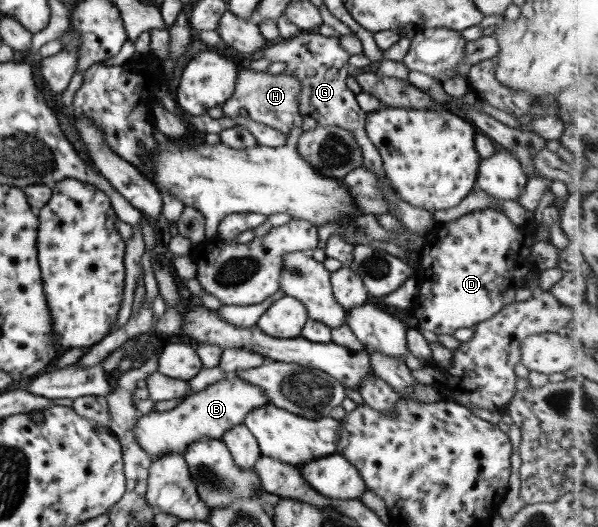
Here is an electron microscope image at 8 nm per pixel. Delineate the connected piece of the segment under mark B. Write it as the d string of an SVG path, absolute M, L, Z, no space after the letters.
M230 375L223 380L217 380L215 384L209 384L205 390L185 398L169 411L149 411L137 417L131 432L135 442L141 446L141 450L145 450L153 459L167 452L182 455L185 452L185 446L201 438L220 440L225 430L242 424L249 411L267 404L267 398L255 384L249 384L239 376Z

